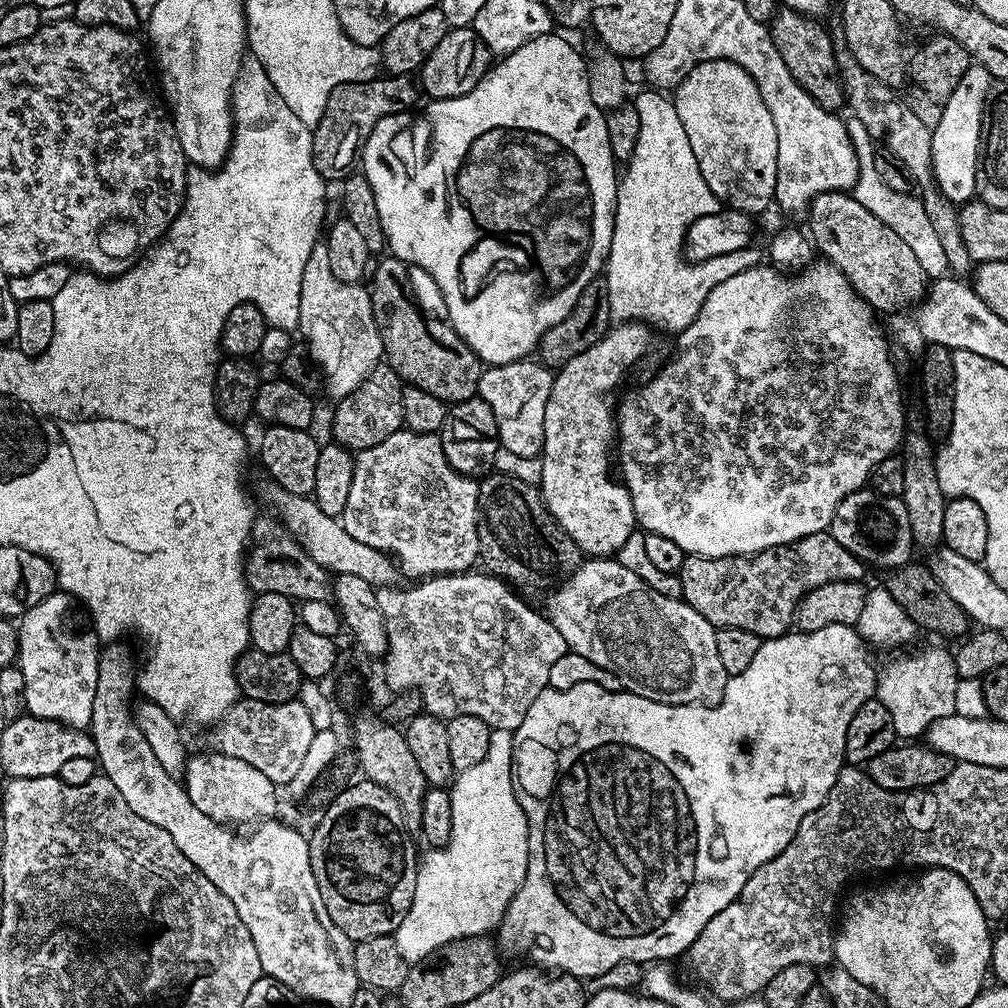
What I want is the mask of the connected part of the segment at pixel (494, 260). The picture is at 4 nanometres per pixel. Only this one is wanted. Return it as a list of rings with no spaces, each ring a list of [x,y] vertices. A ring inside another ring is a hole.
[[[549,34],[549,35],[546,35],[546,36],[539,36],[539,37],[538,37],[538,38],[534,38],[534,39],[533,39],[533,40],[531,40],[531,41],[530,41],[530,42],[526,42],[526,46],[522,46],[522,47],[521,47],[521,48],[519,48],[519,49],[518,49],[518,50],[514,50],[514,51],[513,51],[513,52],[512,52],[512,53],[510,53],[510,55],[508,55],[508,56],[505,56],[505,57],[503,57],[503,59],[501,59],[501,60],[500,60],[500,61],[499,61],[499,63],[497,63],[497,64],[496,64],[496,65],[495,65],[495,67],[493,67],[493,68],[492,68],[492,69],[491,69],[491,71],[489,71],[489,73],[488,73],[488,75],[487,75],[487,76],[485,76],[485,77],[484,77],[484,79],[483,79],[483,80],[481,80],[481,82],[480,82],[480,84],[479,84],[479,85],[478,85],[478,86],[477,86],[477,87],[476,87],[476,88],[475,88],[475,89],[474,89],[474,90],[470,90],[470,91],[469,91],[469,92],[468,92],[468,93],[466,93],[466,95],[464,95],[464,96],[455,96],[455,97],[454,97],[454,98],[450,98],[450,99],[449,99],[449,100],[432,100],[432,101],[431,101],[431,103],[429,103],[429,105],[430,105],[430,106],[429,106],[429,108],[428,108],[428,109],[426,109],[426,110],[425,110],[425,112],[424,112],[424,120],[425,120],[425,122],[426,122],[426,123],[428,123],[428,128],[423,128],[423,126],[422,126],[422,125],[420,125],[420,124],[416,124],[416,125],[414,125],[414,126],[413,126],[413,128],[412,128],[412,133],[410,133],[410,134],[409,134],[409,136],[408,136],[408,132],[407,132],[407,130],[406,130],[406,129],[404,129],[404,127],[406,127],[406,126],[407,126],[407,124],[408,124],[408,119],[410,119],[410,116],[409,116],[409,113],[406,113],[406,112],[399,112],[399,113],[398,113],[398,115],[397,115],[397,116],[387,116],[387,117],[386,117],[386,118],[382,118],[382,119],[381,119],[381,120],[379,120],[379,122],[378,122],[378,123],[377,123],[377,124],[376,124],[376,125],[375,125],[375,126],[374,126],[374,130],[370,130],[370,138],[369,138],[369,139],[368,139],[368,140],[367,140],[367,142],[365,142],[365,144],[364,144],[364,147],[363,147],[363,149],[362,149],[362,175],[364,175],[364,176],[365,176],[365,178],[366,178],[366,179],[367,179],[367,180],[368,180],[368,181],[369,181],[369,182],[370,182],[370,190],[374,190],[374,202],[378,202],[378,218],[382,218],[382,230],[383,230],[383,231],[384,231],[384,238],[385,238],[385,241],[386,241],[386,248],[387,248],[387,251],[388,251],[388,252],[389,252],[389,253],[391,253],[391,255],[393,255],[393,256],[396,256],[396,257],[397,257],[397,258],[398,258],[398,259],[399,259],[399,260],[402,260],[402,261],[404,261],[404,263],[405,263],[405,264],[407,264],[407,265],[409,265],[409,266],[411,266],[411,267],[412,267],[412,268],[413,268],[413,269],[416,269],[416,268],[421,268],[421,270],[422,270],[422,271],[424,271],[424,272],[425,272],[425,274],[426,274],[426,275],[428,275],[428,276],[432,276],[432,280],[433,280],[433,282],[434,282],[434,283],[436,283],[436,288],[437,288],[437,290],[438,290],[438,291],[440,291],[440,296],[441,296],[441,298],[442,298],[442,299],[444,299],[444,308],[445,308],[445,310],[446,310],[446,311],[448,311],[448,313],[446,313],[446,319],[447,319],[447,321],[448,321],[448,323],[449,323],[449,324],[451,324],[451,326],[452,326],[452,329],[454,329],[454,331],[455,331],[455,332],[457,332],[457,334],[458,334],[458,335],[460,335],[460,337],[461,337],[461,338],[462,338],[462,339],[464,339],[464,341],[465,341],[465,342],[466,342],[466,346],[470,346],[470,350],[474,350],[474,354],[475,354],[475,355],[476,355],[476,356],[477,356],[477,357],[478,357],[478,359],[479,359],[479,360],[480,360],[480,361],[482,361],[482,362],[483,362],[483,363],[484,363],[484,364],[485,364],[485,365],[488,365],[488,366],[491,366],[491,365],[493,365],[493,364],[509,364],[509,363],[510,363],[510,362],[514,362],[514,361],[515,361],[515,360],[522,360],[522,359],[525,359],[525,358],[528,358],[528,357],[531,357],[531,356],[532,356],[532,355],[533,355],[533,353],[535,353],[535,352],[536,352],[536,351],[537,351],[537,349],[539,349],[539,346],[540,346],[540,339],[541,339],[541,338],[543,338],[543,337],[544,337],[544,335],[545,335],[545,334],[546,334],[546,330],[550,330],[550,329],[551,329],[551,328],[556,328],[556,327],[557,327],[557,326],[559,326],[559,325],[560,325],[560,323],[562,323],[562,321],[563,321],[563,320],[564,320],[564,319],[565,319],[565,318],[567,318],[567,317],[568,317],[568,316],[569,316],[569,315],[570,315],[570,314],[571,314],[571,313],[572,313],[572,311],[573,311],[573,310],[574,310],[574,306],[575,306],[575,305],[576,305],[576,303],[577,303],[577,302],[578,302],[578,298],[579,298],[579,297],[580,297],[580,295],[581,295],[581,294],[582,294],[582,290],[586,290],[586,286],[587,286],[587,285],[588,285],[588,283],[590,283],[590,281],[591,281],[591,280],[594,280],[594,279],[597,279],[597,277],[599,277],[599,276],[600,276],[600,275],[601,275],[601,272],[602,272],[602,269],[603,269],[603,268],[604,268],[604,267],[605,267],[605,264],[606,264],[606,261],[607,261],[607,258],[608,258],[608,251],[609,251],[609,250],[610,250],[610,242],[611,242],[611,241],[612,241],[612,231],[613,231],[613,230],[614,230],[614,214],[615,214],[615,213],[616,213],[616,189],[617,189],[617,187],[618,187],[618,162],[617,162],[617,161],[616,161],[616,159],[614,159],[614,158],[613,158],[613,156],[612,156],[612,151],[611,151],[611,150],[610,150],[610,138],[609,138],[609,137],[608,137],[608,135],[607,135],[607,134],[606,134],[606,126],[607,126],[607,125],[608,125],[608,122],[607,122],[607,119],[606,119],[606,112],[605,112],[605,109],[603,109],[603,108],[599,108],[599,106],[598,106],[598,105],[597,105],[597,104],[596,104],[596,103],[595,103],[595,102],[594,102],[594,98],[593,98],[593,97],[592,97],[592,81],[591,81],[591,79],[590,79],[590,68],[589,68],[589,65],[588,65],[588,64],[587,64],[587,63],[586,63],[586,60],[585,60],[585,64],[584,64],[584,60],[583,60],[583,58],[582,58],[582,57],[580,57],[580,52],[579,52],[579,50],[578,50],[578,49],[576,49],[576,48],[575,48],[575,46],[574,46],[574,45],[572,45],[572,44],[571,44],[571,42],[570,42],[570,41],[568,41],[568,40],[563,40],[563,38],[562,38],[562,37],[560,37],[560,36],[556,36],[556,35],[557,35],[557,34]],[[407,136],[408,136],[408,144],[409,144],[409,146],[410,146],[410,147],[412,147],[412,157],[410,157],[410,158],[409,158],[409,160],[408,160],[408,164],[404,164],[404,139],[406,139],[406,138],[407,138]]]

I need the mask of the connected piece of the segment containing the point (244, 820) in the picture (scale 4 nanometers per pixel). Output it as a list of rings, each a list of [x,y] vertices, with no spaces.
[[[215,750],[207,751],[200,752],[197,756],[196,753],[189,755],[188,765],[184,767],[182,777],[182,783],[190,802],[194,802],[194,806],[198,806],[198,810],[202,810],[202,814],[206,814],[206,818],[214,818],[214,822],[229,826],[240,826],[236,824],[252,826],[277,815],[276,792],[278,792],[278,785],[270,782],[270,778],[266,778],[266,774],[262,774],[262,770],[254,770],[254,766],[250,766],[250,762],[242,762],[242,758],[227,756]]]

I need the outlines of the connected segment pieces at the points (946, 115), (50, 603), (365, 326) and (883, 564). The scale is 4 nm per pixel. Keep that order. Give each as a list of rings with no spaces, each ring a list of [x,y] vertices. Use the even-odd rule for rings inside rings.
[[[973,63],[954,90],[954,94],[943,101],[942,122],[932,129],[932,169],[936,185],[946,198],[957,206],[963,206],[977,195],[976,169],[980,163],[980,137],[984,122],[984,109],[989,103],[988,91],[994,78],[981,66]]]
[[[53,591],[52,595],[38,602],[38,606],[19,617],[18,635],[18,667],[24,679],[24,706],[27,715],[38,720],[55,720],[57,724],[66,724],[70,728],[87,729],[92,723],[101,649],[96,648],[98,637],[90,627],[85,609],[67,592]]]
[[[327,243],[315,244],[310,250],[306,270],[302,270],[302,294],[296,302],[296,315],[300,319],[299,335],[304,335],[304,340],[308,343],[306,351],[320,369],[323,391],[328,391],[332,402],[339,402],[349,396],[384,360],[382,334],[378,334],[378,326],[374,322],[372,293],[362,283],[347,284],[334,278],[334,273],[330,270]]]
[[[868,486],[850,493],[842,498],[842,502],[838,502],[830,531],[832,537],[842,542],[842,546],[846,546],[846,550],[850,550],[850,554],[854,554],[866,566],[872,567],[873,564],[876,568],[891,570],[902,568],[913,559],[910,517],[899,496],[884,496]]]

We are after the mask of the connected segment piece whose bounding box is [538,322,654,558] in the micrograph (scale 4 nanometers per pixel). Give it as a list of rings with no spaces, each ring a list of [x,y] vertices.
[[[620,322],[615,326],[609,327],[609,330],[603,338],[601,338],[598,342],[594,342],[594,346],[590,346],[590,350],[582,350],[582,354],[578,354],[578,358],[570,358],[570,362],[566,362],[552,377],[552,385],[550,386],[550,398],[546,398],[546,422],[544,423],[544,451],[540,456],[540,461],[542,462],[542,478],[540,479],[540,483],[538,485],[538,491],[541,496],[544,497],[544,504],[548,507],[549,514],[558,522],[558,526],[562,530],[566,530],[566,534],[570,534],[570,538],[574,538],[574,542],[579,546],[581,553],[587,554],[592,558],[612,558],[617,555],[620,551],[620,547],[622,546],[622,542],[626,542],[626,538],[630,538],[630,534],[634,531],[637,531],[638,525],[636,523],[636,515],[634,514],[634,506],[632,505],[632,499],[630,498],[630,494],[628,493],[627,488],[624,487],[623,483],[617,482],[614,479],[614,472],[608,469],[608,456],[610,460],[610,453],[613,451],[614,445],[616,443],[616,413],[614,411],[614,400],[612,404],[612,395],[616,392],[616,387],[619,386],[620,383],[623,382],[624,379],[628,376],[628,371],[631,370],[632,367],[635,366],[636,363],[639,362],[640,359],[643,358],[644,355],[647,354],[648,351],[652,348],[652,335],[654,335],[653,329],[649,327],[647,324],[641,324],[639,322]]]

